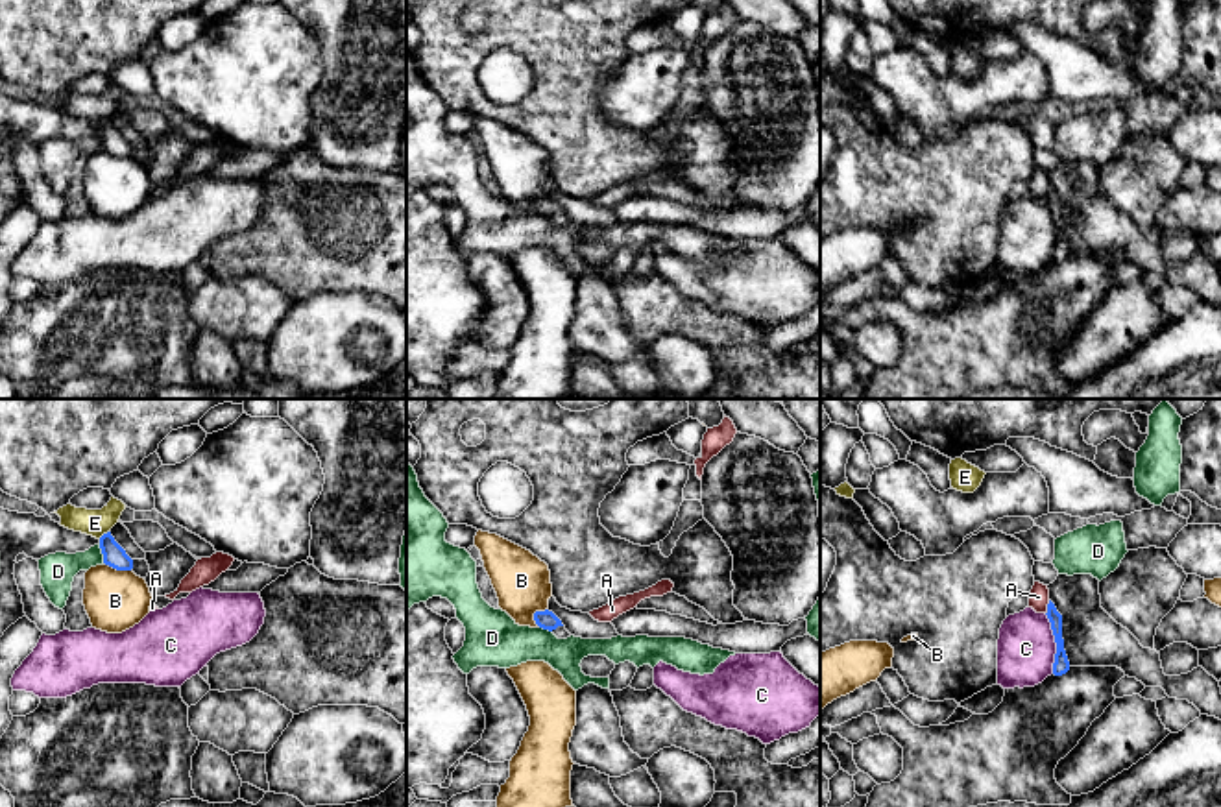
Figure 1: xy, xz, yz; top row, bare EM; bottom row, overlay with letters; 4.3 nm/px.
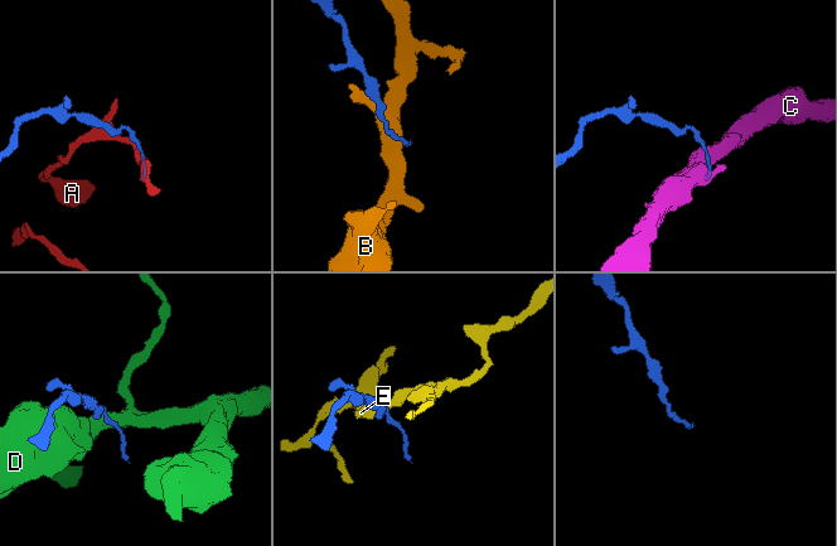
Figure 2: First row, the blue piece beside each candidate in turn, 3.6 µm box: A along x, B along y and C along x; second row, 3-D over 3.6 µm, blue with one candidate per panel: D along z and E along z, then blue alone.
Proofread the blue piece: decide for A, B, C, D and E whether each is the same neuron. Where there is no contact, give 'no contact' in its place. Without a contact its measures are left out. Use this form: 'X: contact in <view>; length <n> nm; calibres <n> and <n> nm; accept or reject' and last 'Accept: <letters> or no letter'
A: contact in yz; length 70 nm; calibres 70 and 90 nm; reject
B: contact in xz; length 100 nm; calibres 80 and 240 nm; reject
C: contact in yz; length 260 nm; calibres 70 and 260 nm; reject
D: contact in xy; length 90 nm; calibres 100 and 150 nm; reject
E: contact in xy; length 60 nm; calibres 100 and 120 nm; reject
Accept: no letter

